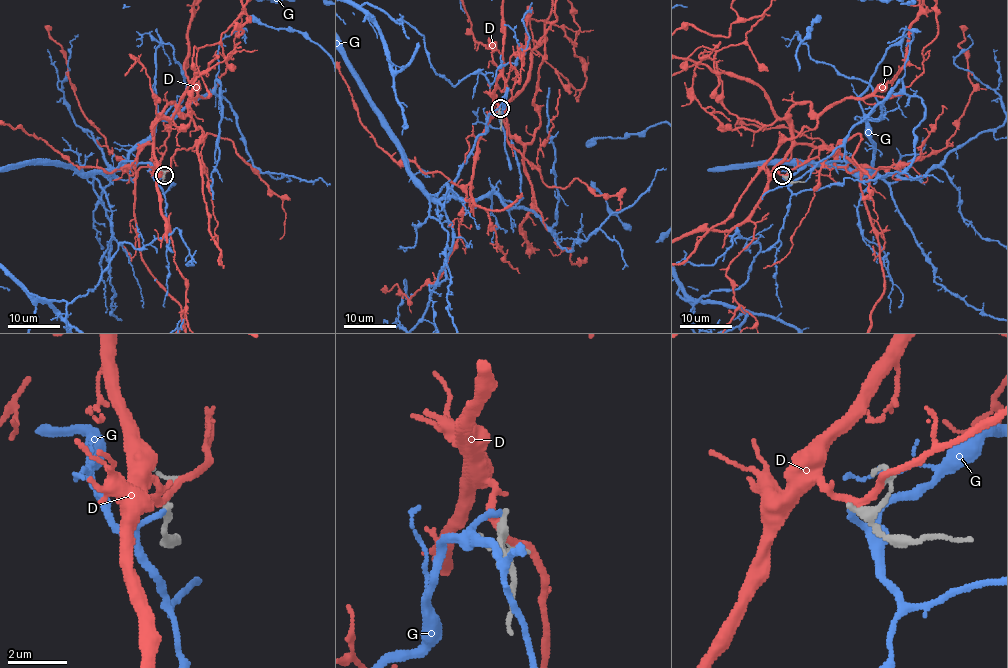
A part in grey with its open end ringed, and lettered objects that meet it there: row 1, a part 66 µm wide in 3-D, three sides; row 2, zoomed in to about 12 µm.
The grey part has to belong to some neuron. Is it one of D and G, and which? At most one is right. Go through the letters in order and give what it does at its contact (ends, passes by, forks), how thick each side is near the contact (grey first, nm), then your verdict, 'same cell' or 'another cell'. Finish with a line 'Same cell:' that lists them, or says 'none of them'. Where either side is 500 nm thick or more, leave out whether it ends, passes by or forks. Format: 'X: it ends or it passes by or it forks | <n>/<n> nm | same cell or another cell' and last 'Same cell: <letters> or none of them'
D: it passes by | 240/240 nm | another cell
G: it ends | 240/200 nm | another cell
Same cell: none of them

